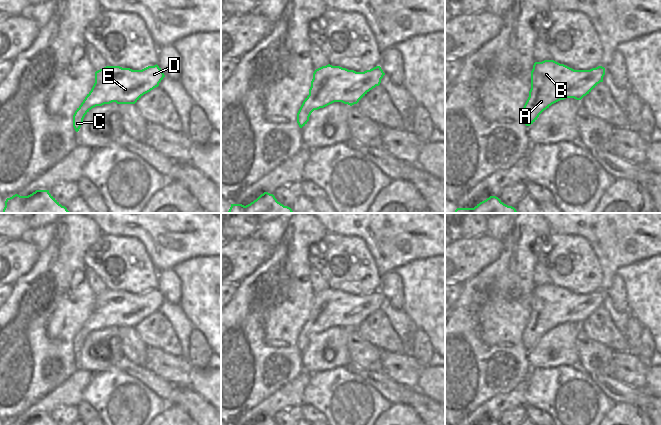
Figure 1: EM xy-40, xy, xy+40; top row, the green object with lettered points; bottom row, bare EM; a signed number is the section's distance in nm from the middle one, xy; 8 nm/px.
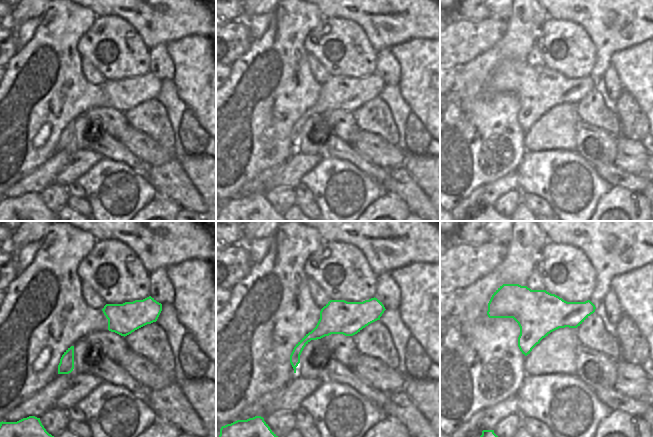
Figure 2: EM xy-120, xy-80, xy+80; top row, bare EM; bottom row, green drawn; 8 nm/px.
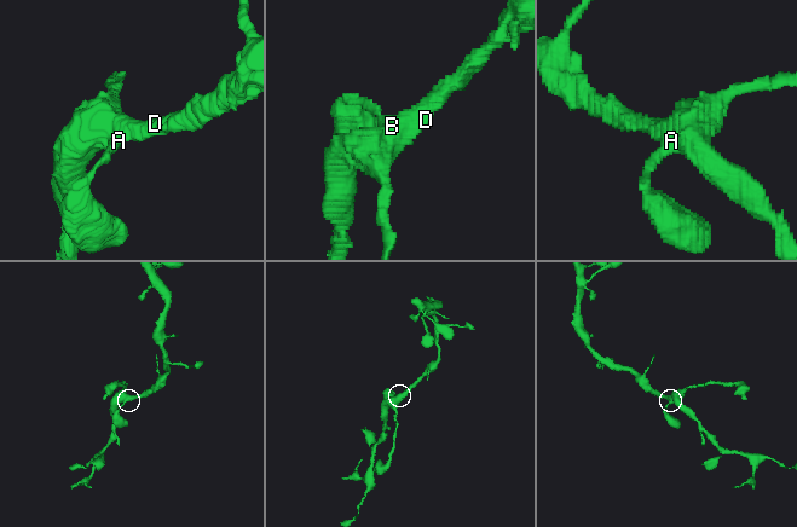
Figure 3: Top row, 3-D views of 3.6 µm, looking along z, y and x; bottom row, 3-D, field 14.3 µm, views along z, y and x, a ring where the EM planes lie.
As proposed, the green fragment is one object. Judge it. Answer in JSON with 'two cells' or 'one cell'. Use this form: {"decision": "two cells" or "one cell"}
{"decision": "one cell"}

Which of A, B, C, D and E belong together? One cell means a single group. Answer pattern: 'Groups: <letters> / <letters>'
Groups: A B C D E

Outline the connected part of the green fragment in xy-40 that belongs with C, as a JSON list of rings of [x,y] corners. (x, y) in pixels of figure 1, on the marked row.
[[[156,64],[142,70],[106,66],[95,72],[95,83],[73,115],[73,127],[79,131],[85,115],[94,107],[116,102],[135,104],[144,94],[159,86],[165,77]]]

